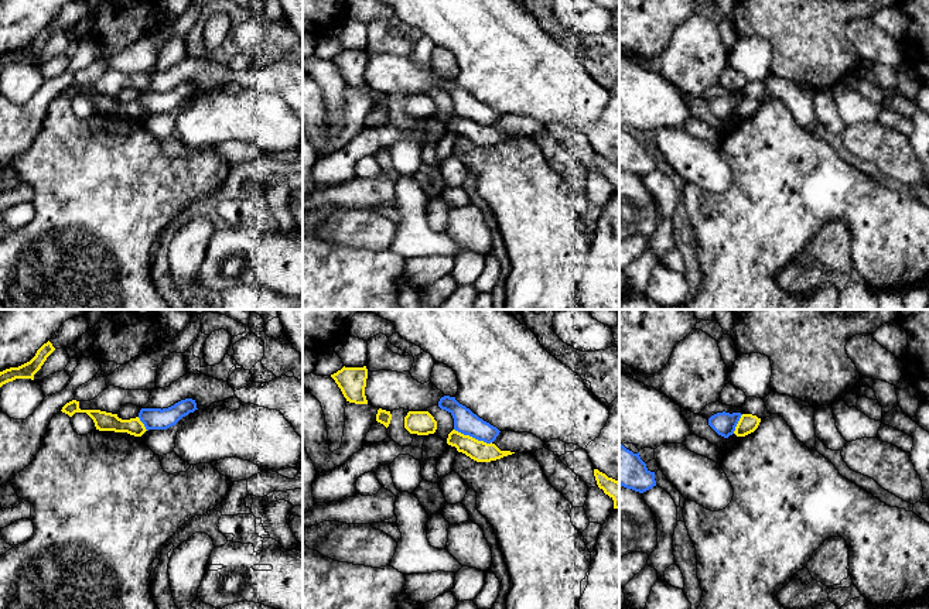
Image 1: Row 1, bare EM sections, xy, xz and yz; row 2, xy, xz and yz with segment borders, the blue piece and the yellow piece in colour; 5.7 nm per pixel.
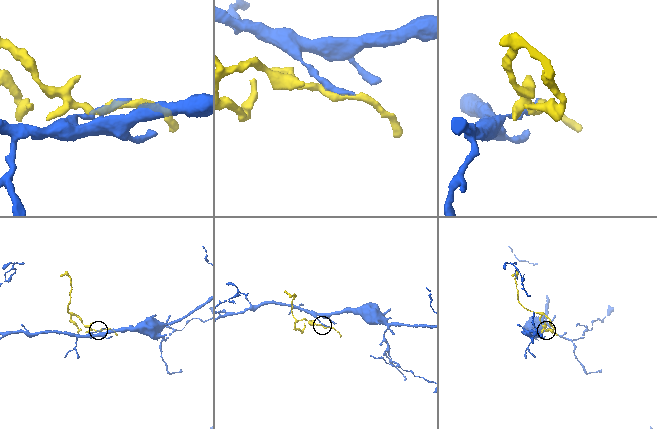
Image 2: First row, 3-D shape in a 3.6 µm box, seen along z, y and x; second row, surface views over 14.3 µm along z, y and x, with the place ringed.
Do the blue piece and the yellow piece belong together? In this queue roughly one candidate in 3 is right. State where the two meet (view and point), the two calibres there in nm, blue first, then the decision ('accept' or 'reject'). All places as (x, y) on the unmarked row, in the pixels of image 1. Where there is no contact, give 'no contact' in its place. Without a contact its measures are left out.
xz (472, 120) | 140/120 nm | reject

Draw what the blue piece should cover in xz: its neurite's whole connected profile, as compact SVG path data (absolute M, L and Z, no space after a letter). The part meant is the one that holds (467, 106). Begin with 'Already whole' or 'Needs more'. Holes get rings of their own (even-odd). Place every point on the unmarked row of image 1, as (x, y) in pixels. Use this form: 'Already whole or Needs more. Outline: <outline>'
Already whole. Outline: M444 79L438 85L441 93L448 95L454 102L454 113L478 124L491 127L499 119L499 113L479 102L469 92L460 88L455 81Z

